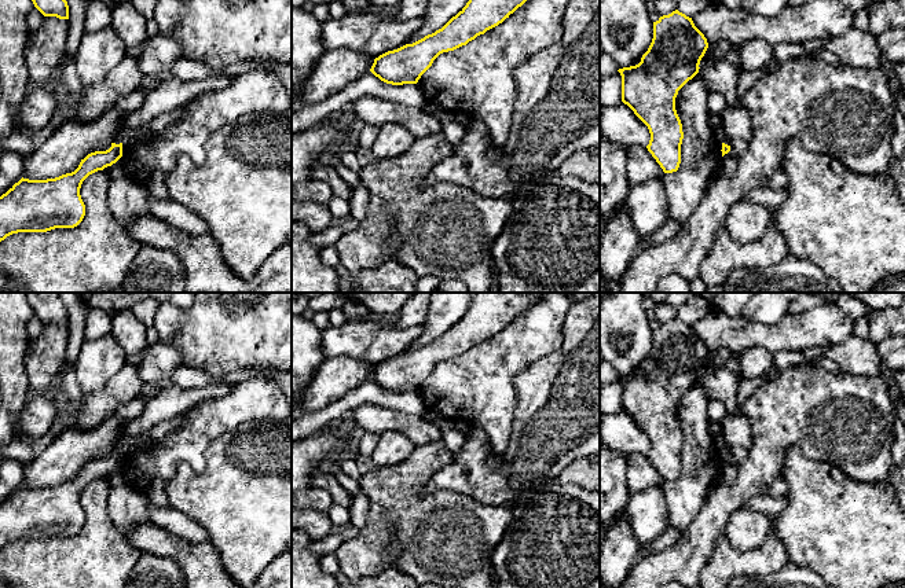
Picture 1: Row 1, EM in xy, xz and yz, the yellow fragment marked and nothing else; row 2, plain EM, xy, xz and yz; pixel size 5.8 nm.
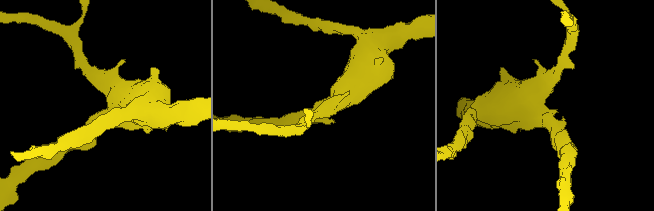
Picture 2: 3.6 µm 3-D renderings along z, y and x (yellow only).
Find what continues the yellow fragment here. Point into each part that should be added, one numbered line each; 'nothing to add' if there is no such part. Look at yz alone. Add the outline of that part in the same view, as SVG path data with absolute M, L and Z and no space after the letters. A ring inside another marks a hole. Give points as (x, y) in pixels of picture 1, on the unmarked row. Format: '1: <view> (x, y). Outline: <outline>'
1: yz (715, 429). Outline: M711 422L710 423L710 433L714 438L719 457L722 457L723 451L729 453L729 448L726 446L723 433L722 433L722 427L721 427L719 422Z

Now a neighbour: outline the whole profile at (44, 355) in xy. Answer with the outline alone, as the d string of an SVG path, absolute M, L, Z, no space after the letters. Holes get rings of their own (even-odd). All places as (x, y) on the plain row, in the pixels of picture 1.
M44 324L37 338L29 338L25 367L32 393L50 393L56 385L67 338L67 327L56 324Z

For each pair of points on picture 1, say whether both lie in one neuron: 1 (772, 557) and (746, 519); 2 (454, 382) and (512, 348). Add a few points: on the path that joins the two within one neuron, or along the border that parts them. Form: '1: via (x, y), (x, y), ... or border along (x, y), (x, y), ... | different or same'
1: border along (770, 530), (747, 551), (729, 543) | different
2: via (468, 382), (473, 382), (498, 357) | same

